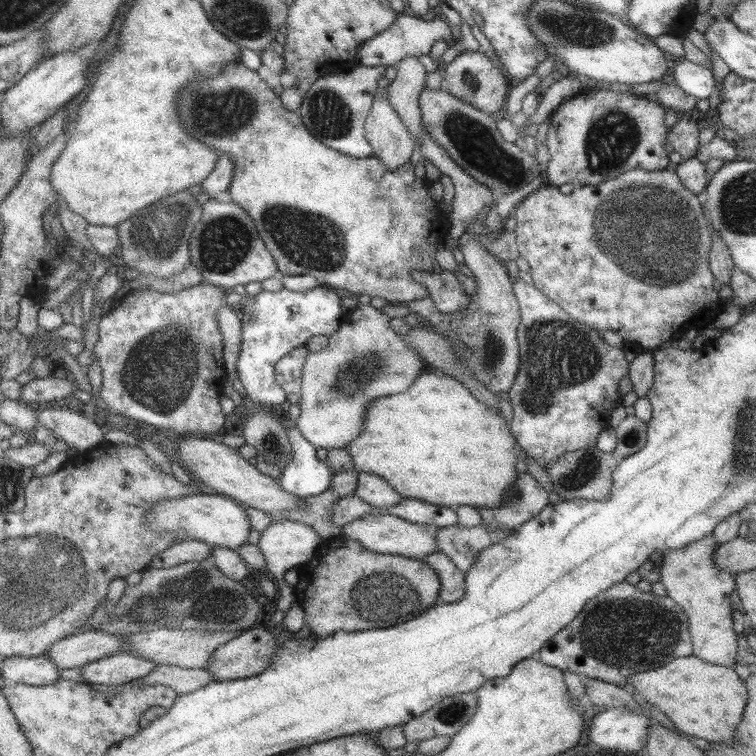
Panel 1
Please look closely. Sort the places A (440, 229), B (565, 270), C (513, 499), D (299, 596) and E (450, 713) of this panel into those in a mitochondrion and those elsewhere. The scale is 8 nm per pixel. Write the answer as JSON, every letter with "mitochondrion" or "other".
{"A":"other","B":"other","C":"mitochondrion","D":"other","E":"mitochondrion"}

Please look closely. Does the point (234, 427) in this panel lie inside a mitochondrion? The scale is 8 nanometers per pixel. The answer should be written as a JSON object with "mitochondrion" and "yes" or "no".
{"mitochondrion":"no"}

